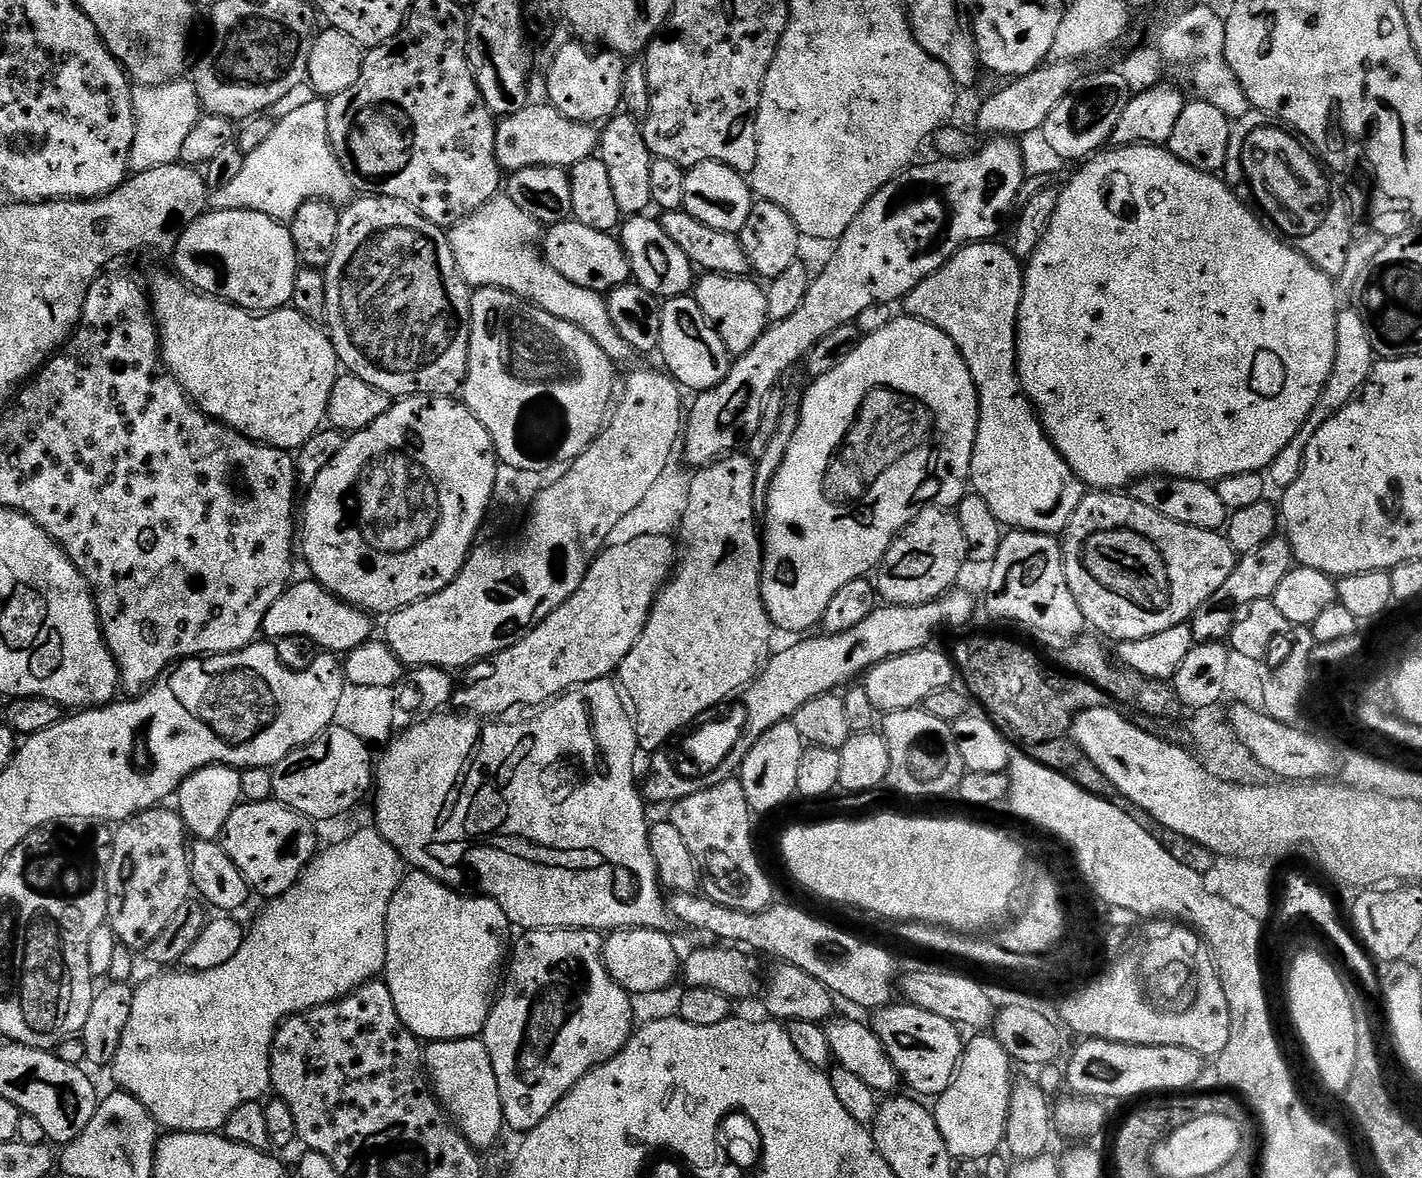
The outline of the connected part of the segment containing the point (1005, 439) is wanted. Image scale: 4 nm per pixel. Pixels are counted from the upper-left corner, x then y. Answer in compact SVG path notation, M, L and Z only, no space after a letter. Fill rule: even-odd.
M981 242L960 248L939 270L930 274L930 278L918 282L918 286L914 286L914 290L910 290L910 294L905 296L902 301L902 307L907 315L915 316L917 320L924 320L930 326L938 326L938 330L942 330L942 334L946 334L946 338L950 338L950 342L954 342L954 346L958 346L966 366L970 366L970 378L974 378L974 386L978 390L978 410L980 411L978 434L972 451L971 491L986 501L986 506L990 506L990 510L994 510L994 518L998 518L998 522L1005 529L1040 532L1043 536L1056 536L1063 533L1064 529L1068 527L1068 519L1072 517L1074 510L1078 510L1082 498L1086 495L1086 485L1074 474L1072 467L1060 457L1060 452L1053 446L1052 439L1044 433L1044 425L1040 423L1039 415L1032 401L1025 396L1024 389L1020 386L1020 376L1016 373L1016 323L1018 322L1018 306L1022 302L1022 290L1024 289L1024 270L1021 260L1014 258L1014 254L1007 246L1003 243L996 243L1000 242Z

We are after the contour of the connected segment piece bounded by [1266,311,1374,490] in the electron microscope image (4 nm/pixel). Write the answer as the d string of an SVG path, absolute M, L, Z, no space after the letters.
M1341 311L1336 317L1334 370L1322 390L1314 410L1310 410L1310 418L1306 418L1302 430L1298 430L1298 434L1294 434L1292 441L1286 445L1286 450L1282 450L1282 454L1278 454L1278 458L1274 458L1274 462L1266 470L1271 487L1273 484L1277 490L1289 488L1298 478L1298 474L1302 474L1304 451L1306 446L1310 446L1310 438L1314 438L1314 434L1318 434L1318 430L1322 430L1322 426L1326 426L1326 422L1330 422L1330 418L1334 418L1334 414L1341 412L1351 400L1360 395L1361 388L1368 383L1368 375L1372 373L1373 363L1374 353L1370 346L1370 334L1366 334L1364 316L1361 313Z

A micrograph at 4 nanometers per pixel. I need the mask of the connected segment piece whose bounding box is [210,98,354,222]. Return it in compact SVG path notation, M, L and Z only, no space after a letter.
M317 98L307 106L286 114L286 118L275 121L270 138L258 146L258 150L247 153L242 171L231 183L213 191L210 204L215 211L222 210L250 210L258 214L266 214L270 218L281 222L291 222L298 210L307 200L326 200L329 204L344 206L353 199L354 189L346 170L338 162L328 137L328 100Z

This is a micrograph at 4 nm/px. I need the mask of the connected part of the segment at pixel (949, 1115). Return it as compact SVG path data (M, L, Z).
M976 1034L964 1046L964 1055L956 1067L956 1077L941 1096L935 1097L934 1115L938 1130L942 1130L942 1142L957 1161L983 1162L997 1155L1004 1143L1004 1131L1008 1125L1008 1107L1012 1097L1014 1061L997 1042L995 1035Z

